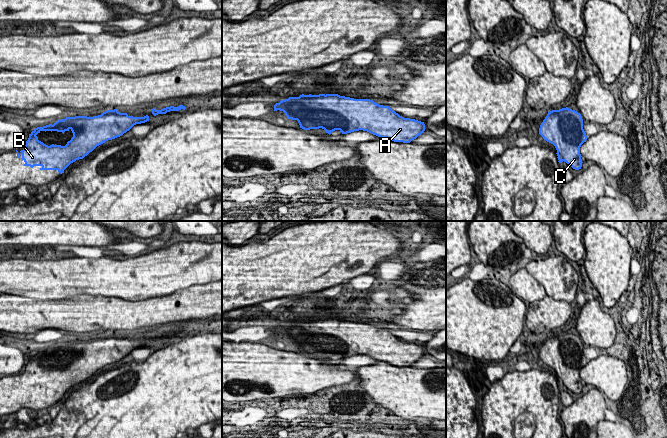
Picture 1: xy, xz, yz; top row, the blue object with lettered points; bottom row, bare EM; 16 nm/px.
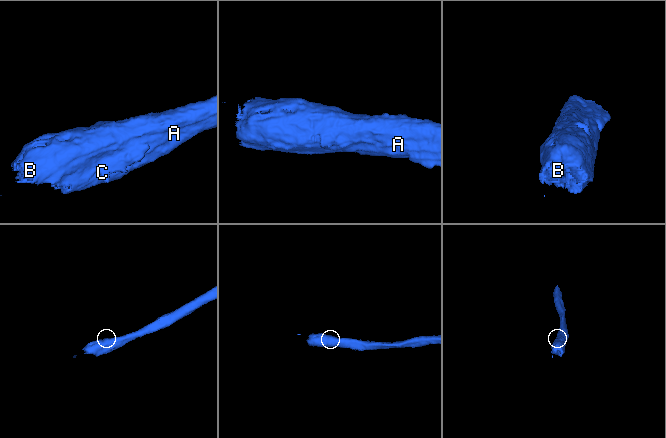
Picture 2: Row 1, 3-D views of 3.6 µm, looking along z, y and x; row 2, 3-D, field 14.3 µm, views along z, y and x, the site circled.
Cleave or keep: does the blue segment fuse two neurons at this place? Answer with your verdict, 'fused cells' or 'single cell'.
single cell

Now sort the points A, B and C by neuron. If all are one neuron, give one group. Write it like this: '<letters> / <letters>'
A B C

